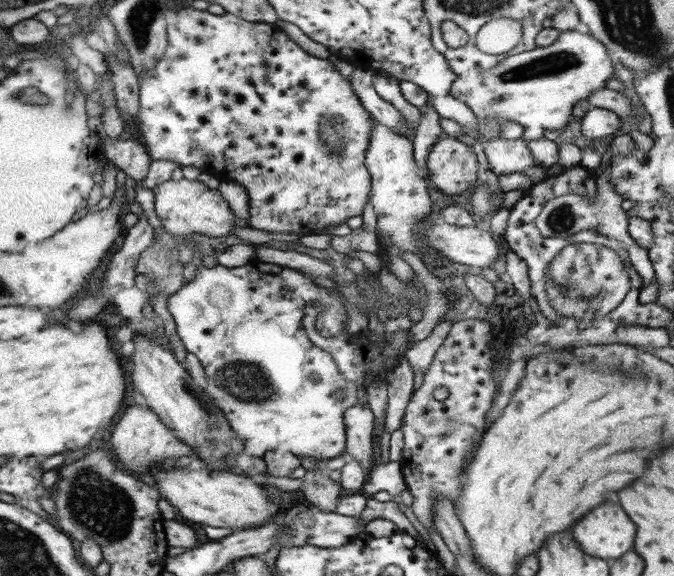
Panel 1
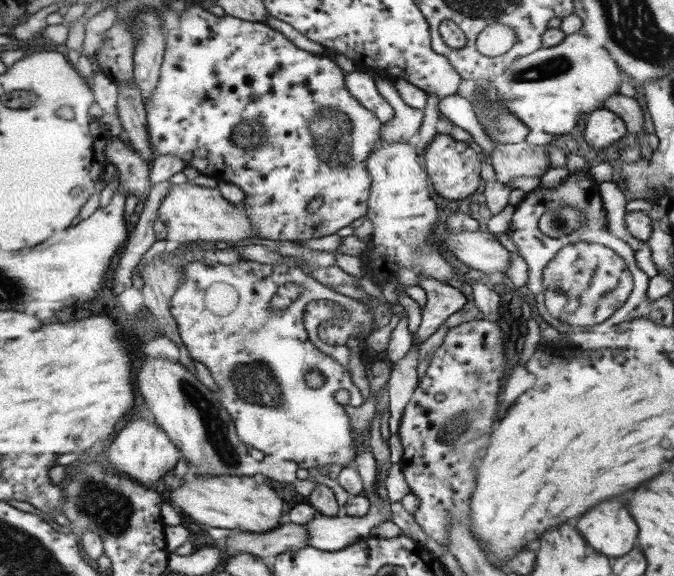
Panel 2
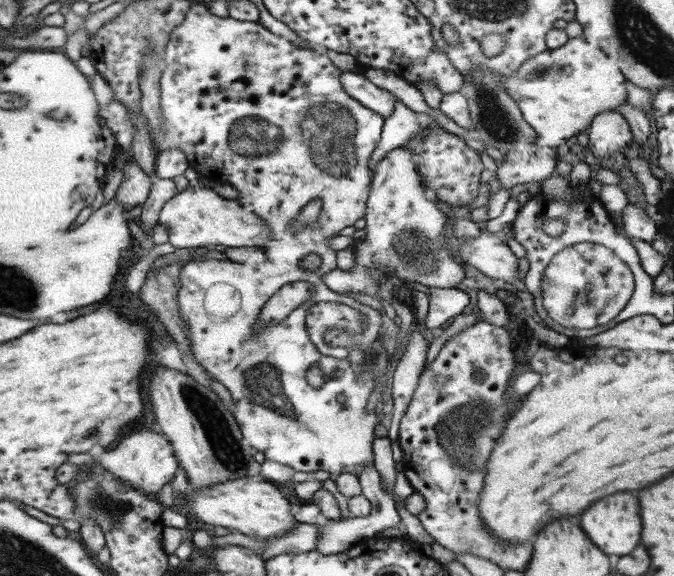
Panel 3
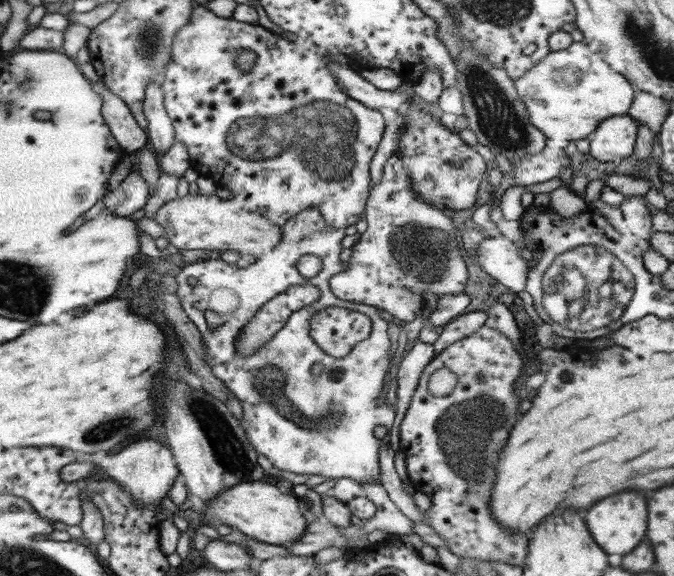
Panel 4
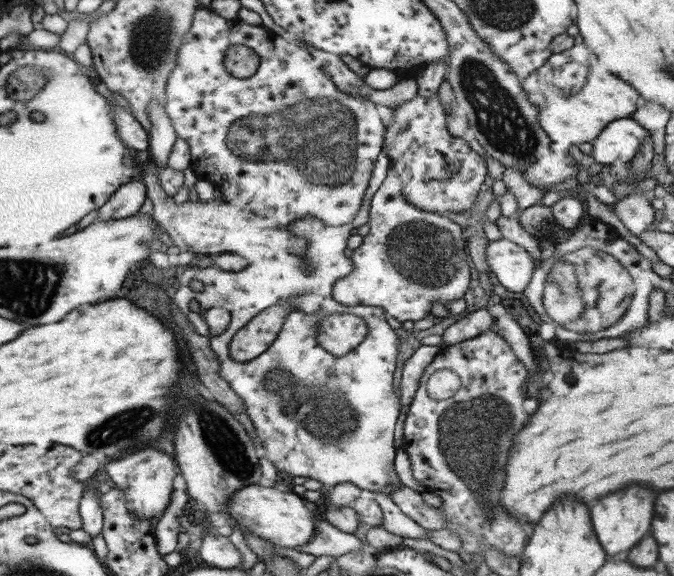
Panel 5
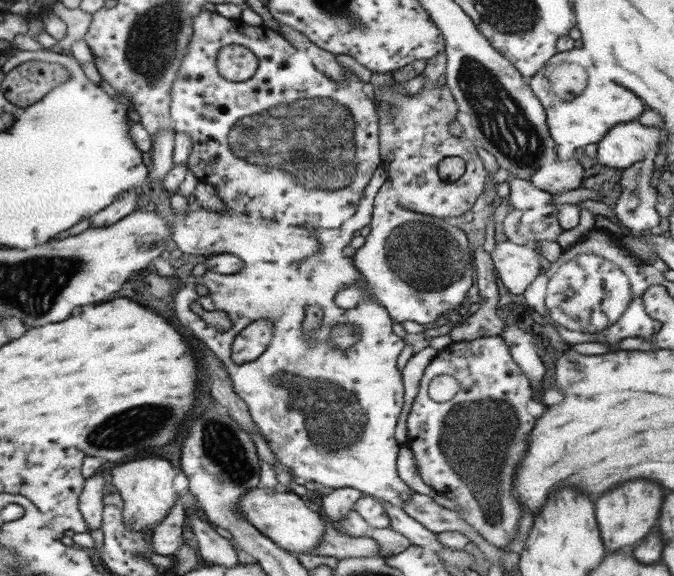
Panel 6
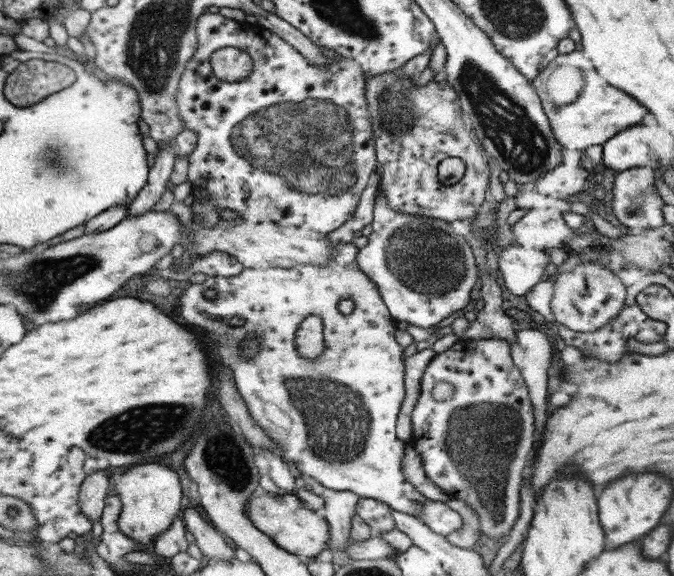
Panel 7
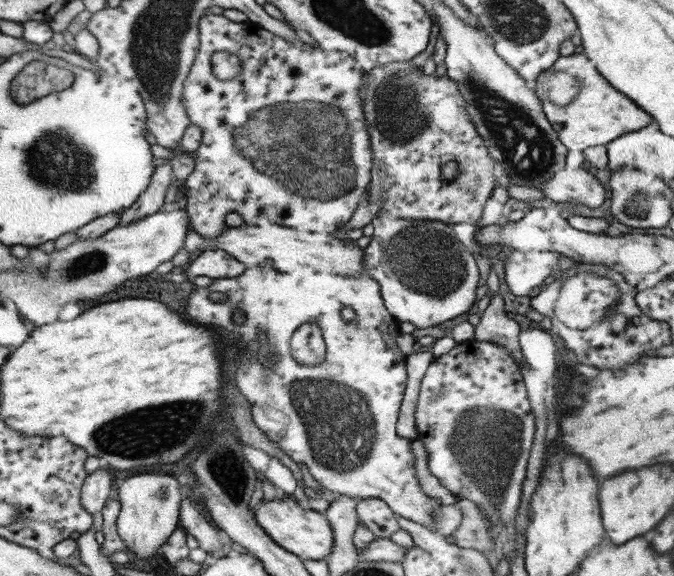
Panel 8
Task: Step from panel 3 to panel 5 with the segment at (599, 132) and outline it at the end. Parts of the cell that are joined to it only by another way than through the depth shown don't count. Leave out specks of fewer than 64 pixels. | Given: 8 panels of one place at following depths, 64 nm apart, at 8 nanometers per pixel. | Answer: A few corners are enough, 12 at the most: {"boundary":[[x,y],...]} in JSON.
{"boundary":[[631,118],[609,122],[591,142],[595,168],[630,162],[651,137]]}

